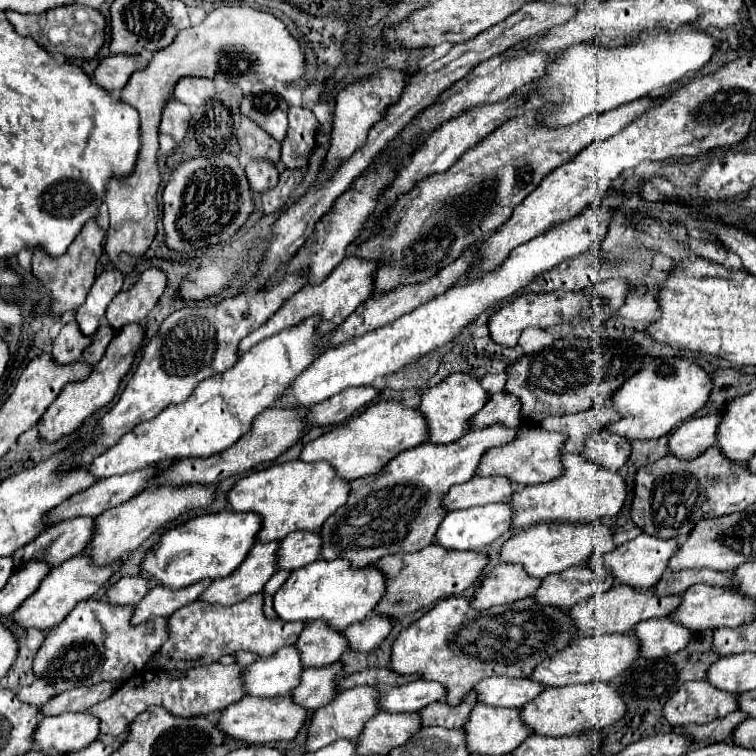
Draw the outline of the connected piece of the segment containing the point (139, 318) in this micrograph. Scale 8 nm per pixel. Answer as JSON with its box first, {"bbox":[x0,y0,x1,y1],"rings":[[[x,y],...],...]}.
{"bbox":[106,270,166,332],"rings":[[[144,270],[130,290],[122,290],[106,308],[106,322],[118,332],[126,324],[144,324],[146,316],[158,306],[166,288],[164,272]]]}

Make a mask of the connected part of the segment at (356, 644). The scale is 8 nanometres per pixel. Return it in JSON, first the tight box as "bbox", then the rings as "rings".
{"bbox":[344,614,396,652],"rings":[[[374,614],[372,618],[366,618],[358,624],[352,624],[350,628],[346,628],[344,636],[350,638],[350,648],[352,650],[370,652],[370,650],[378,648],[388,638],[394,624],[396,624],[394,618]]]}

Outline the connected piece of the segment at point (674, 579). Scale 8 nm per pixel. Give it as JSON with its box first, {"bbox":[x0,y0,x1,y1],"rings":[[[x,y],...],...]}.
{"bbox":[654,568,732,596],"rings":[[[702,568],[702,570],[678,570],[678,572],[668,572],[664,576],[664,580],[660,580],[654,590],[660,596],[682,594],[682,592],[686,592],[686,588],[700,584],[700,582],[730,586],[732,576],[730,576],[730,572],[714,572],[714,570],[706,570],[706,568]]]}

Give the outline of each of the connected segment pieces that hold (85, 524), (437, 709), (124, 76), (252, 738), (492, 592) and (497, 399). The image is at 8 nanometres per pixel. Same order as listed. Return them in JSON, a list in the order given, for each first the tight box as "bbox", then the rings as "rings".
[{"bbox":[14,516,96,566],"rings":[[[88,516],[62,520],[50,526],[46,532],[42,532],[38,540],[14,552],[14,562],[16,566],[20,566],[32,558],[46,558],[50,560],[50,564],[58,566],[64,560],[82,554],[90,538],[94,536],[94,530],[96,530],[96,522],[94,518],[88,518]]]},{"bbox":[420,692,478,728],"rings":[[[470,692],[460,706],[450,706],[446,702],[434,702],[426,710],[420,710],[424,726],[444,726],[444,728],[462,728],[478,704],[478,694]]]},{"bbox":[94,54,148,90],"rings":[[[114,54],[100,60],[98,68],[94,70],[94,82],[106,90],[122,90],[136,70],[142,70],[148,64],[144,56],[130,56],[130,54]]]},{"bbox":[218,696,308,744],"rings":[[[244,696],[244,700],[224,710],[218,724],[222,732],[238,740],[244,740],[248,744],[270,744],[270,742],[280,742],[280,740],[294,740],[306,720],[308,720],[308,710],[298,706],[292,700],[292,696],[272,696],[272,698]]]},{"bbox":[474,564,542,610],"rings":[[[500,564],[486,574],[482,586],[474,594],[474,606],[478,610],[486,610],[500,604],[510,604],[528,596],[540,588],[542,580],[532,578],[520,564]]]},{"bbox":[472,392,522,428],"rings":[[[498,392],[474,416],[472,428],[484,428],[484,426],[498,424],[498,422],[506,424],[506,426],[518,426],[520,424],[520,410],[522,410],[522,402],[518,398],[514,398],[514,394]]]}]

